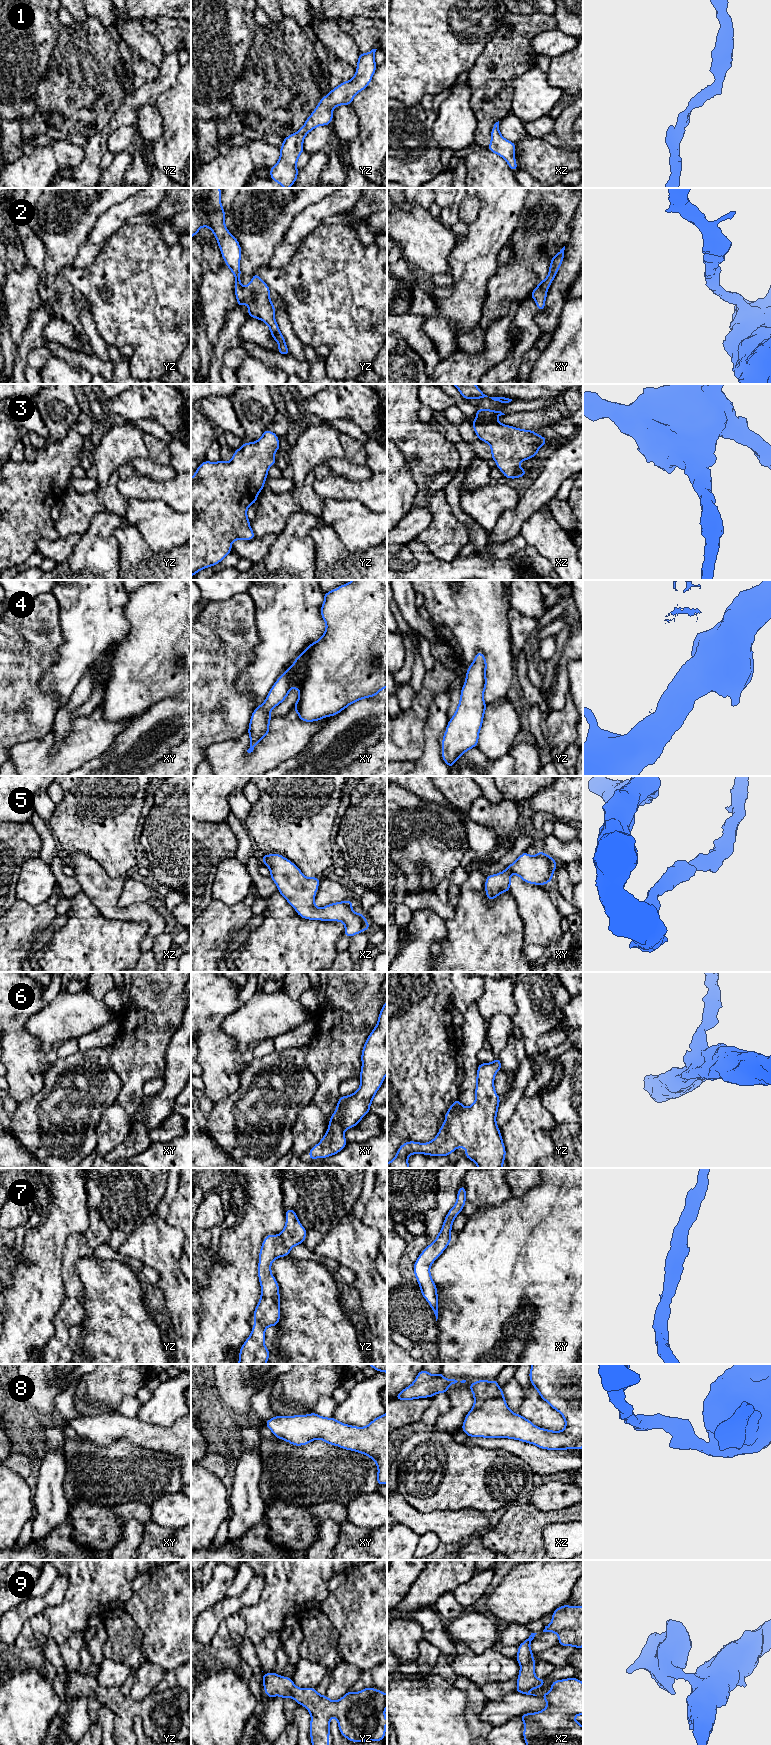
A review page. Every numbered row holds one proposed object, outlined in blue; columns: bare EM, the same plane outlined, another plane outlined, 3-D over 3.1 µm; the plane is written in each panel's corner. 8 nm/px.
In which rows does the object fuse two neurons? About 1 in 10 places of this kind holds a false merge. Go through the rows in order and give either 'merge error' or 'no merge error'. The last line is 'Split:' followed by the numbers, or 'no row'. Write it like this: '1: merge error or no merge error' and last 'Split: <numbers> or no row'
1: no merge error
2: no merge error
3: no merge error
4: merge error
5: no merge error
6: no merge error
7: no merge error
8: no merge error
9: no merge error
Split: 4

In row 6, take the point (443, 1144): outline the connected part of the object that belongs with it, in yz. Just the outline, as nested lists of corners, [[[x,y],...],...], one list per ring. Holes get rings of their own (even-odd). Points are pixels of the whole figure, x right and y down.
[[[498,1058],[490,1063],[480,1063],[477,1068],[474,1103],[464,1107],[457,1098],[446,1112],[445,1121],[436,1137],[427,1143],[415,1141],[403,1143],[394,1159],[387,1163],[387,1168],[409,1168],[408,1156],[412,1154],[449,1156],[457,1148],[467,1148],[468,1150],[463,1153],[464,1156],[472,1160],[478,1168],[502,1168],[506,1150],[496,1122],[500,1097],[494,1087],[495,1075],[500,1069],[502,1063]]]

